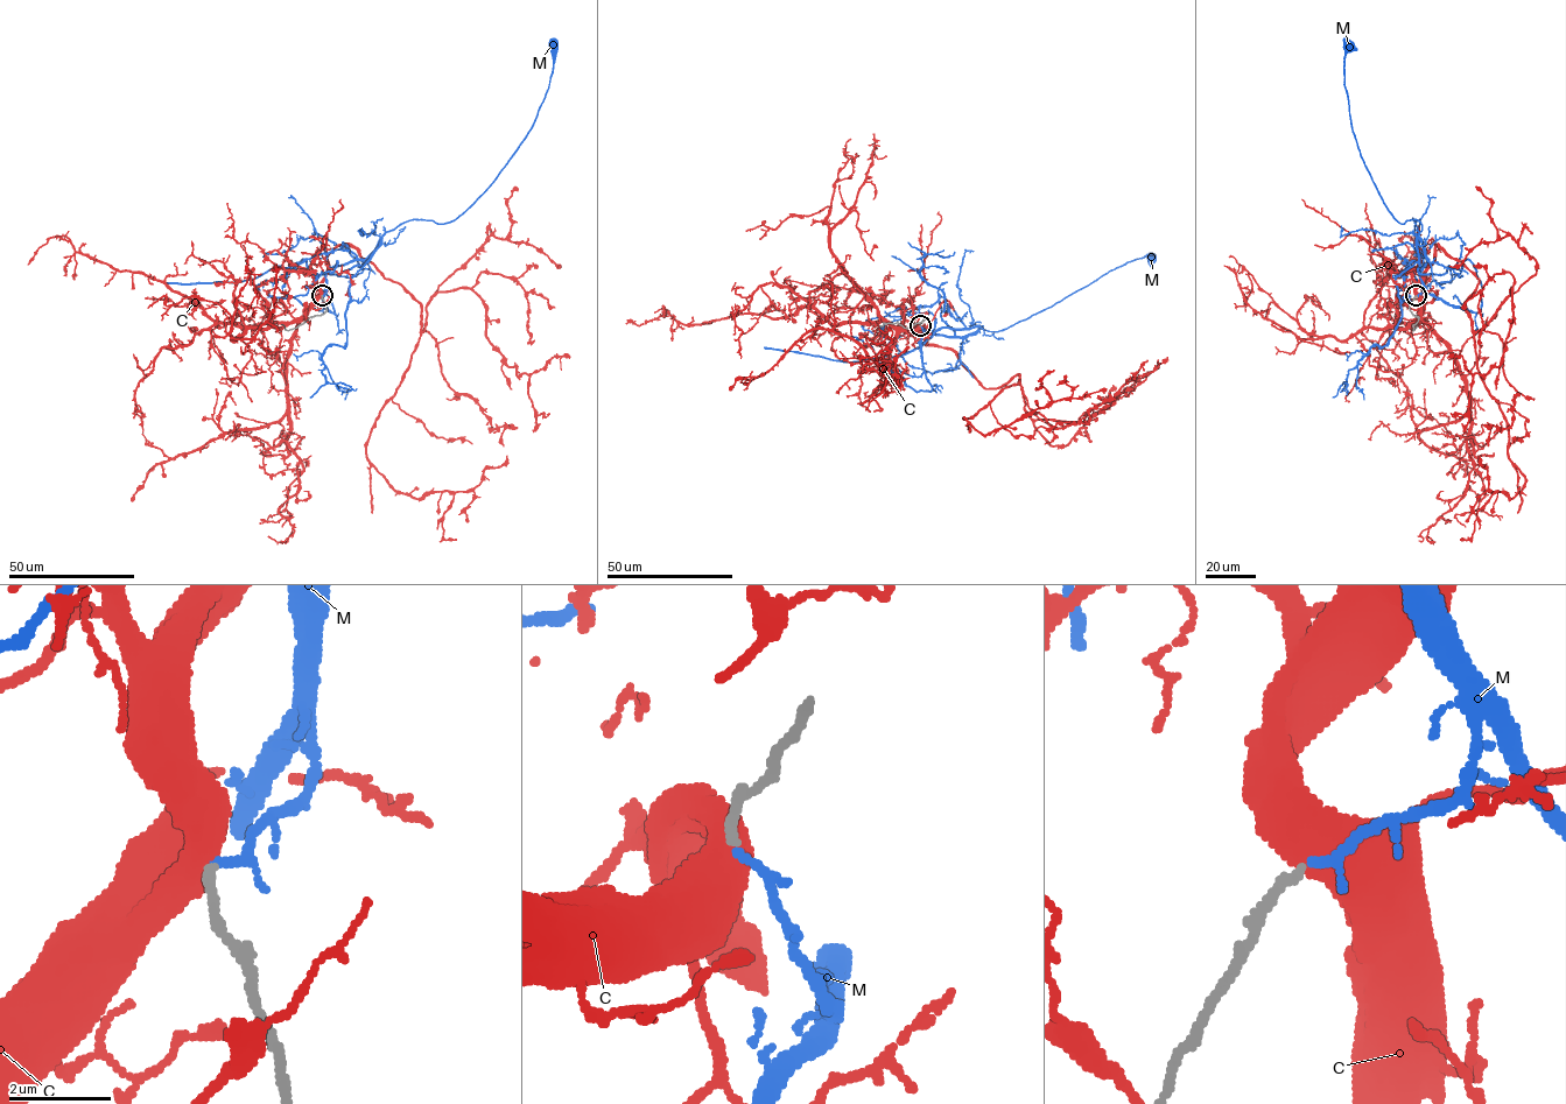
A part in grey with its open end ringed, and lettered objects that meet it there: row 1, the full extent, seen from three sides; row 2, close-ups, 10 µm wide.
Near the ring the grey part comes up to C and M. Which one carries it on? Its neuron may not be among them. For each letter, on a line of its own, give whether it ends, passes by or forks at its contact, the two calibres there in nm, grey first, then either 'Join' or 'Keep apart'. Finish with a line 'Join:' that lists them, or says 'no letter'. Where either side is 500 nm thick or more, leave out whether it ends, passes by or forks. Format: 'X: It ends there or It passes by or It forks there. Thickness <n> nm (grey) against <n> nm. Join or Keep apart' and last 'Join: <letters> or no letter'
C: Thickness 200 nm (grey) against 800 nm. Keep apart
M: It passes by. Thickness 190 nm (grey) against 130 nm. Join
Join: M

